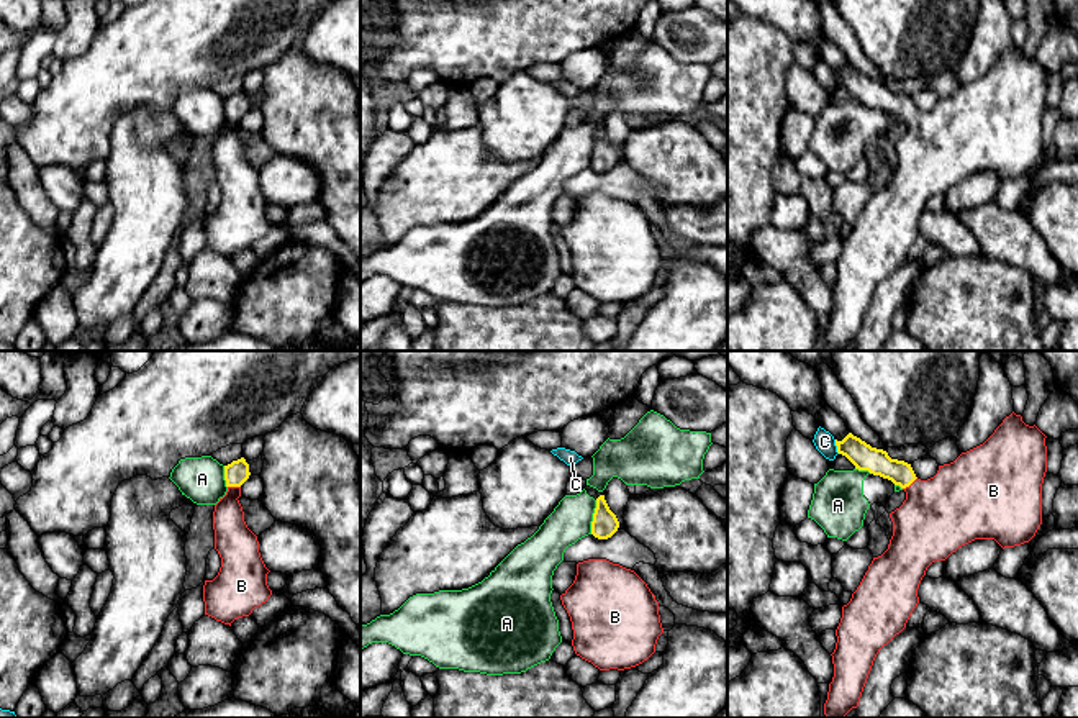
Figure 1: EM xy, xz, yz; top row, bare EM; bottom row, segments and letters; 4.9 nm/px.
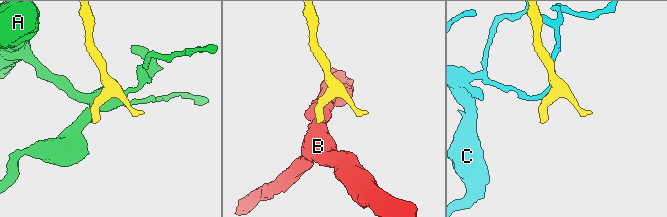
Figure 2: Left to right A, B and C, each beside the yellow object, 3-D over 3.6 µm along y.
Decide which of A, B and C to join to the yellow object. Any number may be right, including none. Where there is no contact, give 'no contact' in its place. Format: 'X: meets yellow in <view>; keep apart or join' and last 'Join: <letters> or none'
A: meets yellow in xz; keep apart
B: meets yellow in yz; join
C: meets yellow in yz; keep apart
Join: B

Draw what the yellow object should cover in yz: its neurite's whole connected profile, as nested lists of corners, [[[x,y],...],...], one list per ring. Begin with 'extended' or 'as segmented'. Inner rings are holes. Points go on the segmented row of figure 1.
extended; [[[1012,411],[983,444],[962,452],[950,464],[939,466],[937,474],[927,480],[917,479],[911,464],[891,459],[886,451],[872,448],[852,433],[842,441],[836,439],[837,452],[845,456],[855,469],[868,470],[899,485],[906,492],[906,500],[890,513],[893,536],[888,549],[873,557],[850,602],[842,607],[842,618],[836,629],[837,643],[831,654],[834,677],[824,703],[826,718],[844,718],[852,708],[858,707],[876,654],[906,628],[911,613],[919,603],[919,584],[932,562],[945,561],[958,548],[975,539],[994,539],[1004,549],[1029,543],[1035,536],[1042,525],[1042,484],[1047,472],[1045,438],[1035,425],[1026,425],[1022,416]]]

